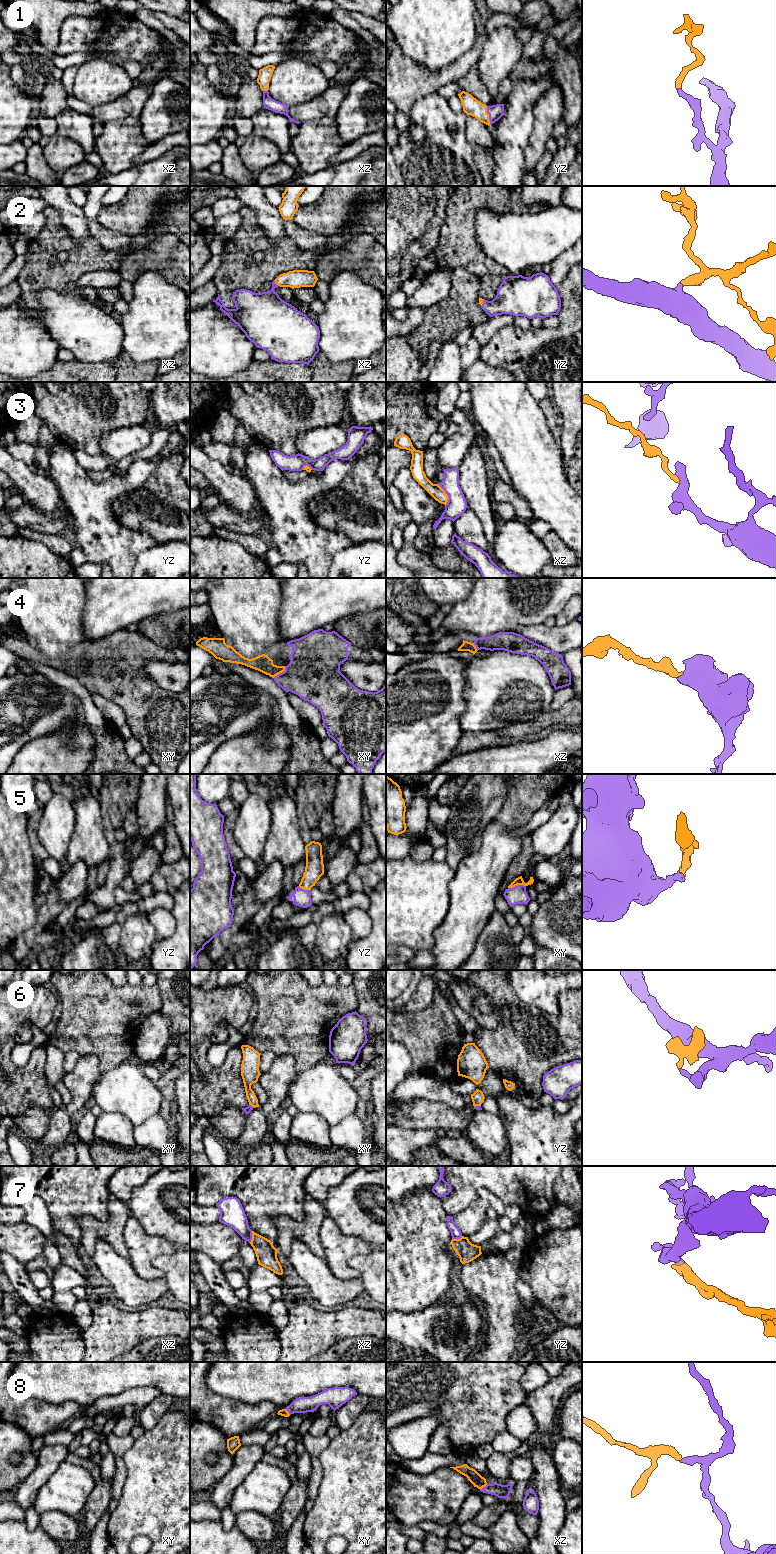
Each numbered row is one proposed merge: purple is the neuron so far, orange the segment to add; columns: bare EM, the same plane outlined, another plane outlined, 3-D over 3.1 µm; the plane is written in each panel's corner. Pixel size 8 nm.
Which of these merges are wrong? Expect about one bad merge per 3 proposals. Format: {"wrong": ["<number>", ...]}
{"wrong": ["6", "7"]}

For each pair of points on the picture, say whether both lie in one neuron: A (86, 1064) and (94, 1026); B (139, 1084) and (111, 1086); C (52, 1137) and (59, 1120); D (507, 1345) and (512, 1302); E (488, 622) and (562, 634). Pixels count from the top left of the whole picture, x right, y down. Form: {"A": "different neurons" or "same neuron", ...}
{"A": "different neurons", "B": "same neuron", "C": "same neuron", "D": "same neuron", "E": "different neurons"}

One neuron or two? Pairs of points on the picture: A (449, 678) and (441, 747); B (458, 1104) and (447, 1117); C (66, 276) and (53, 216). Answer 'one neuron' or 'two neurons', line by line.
A: one neuron
B: two neurons
C: one neuron

